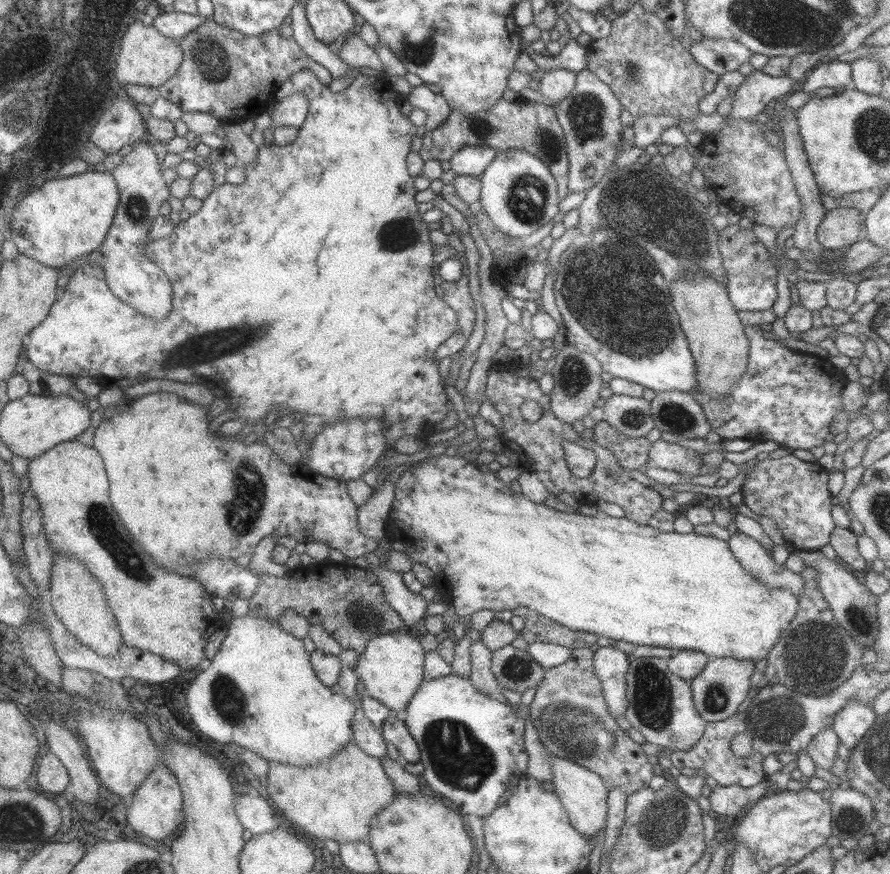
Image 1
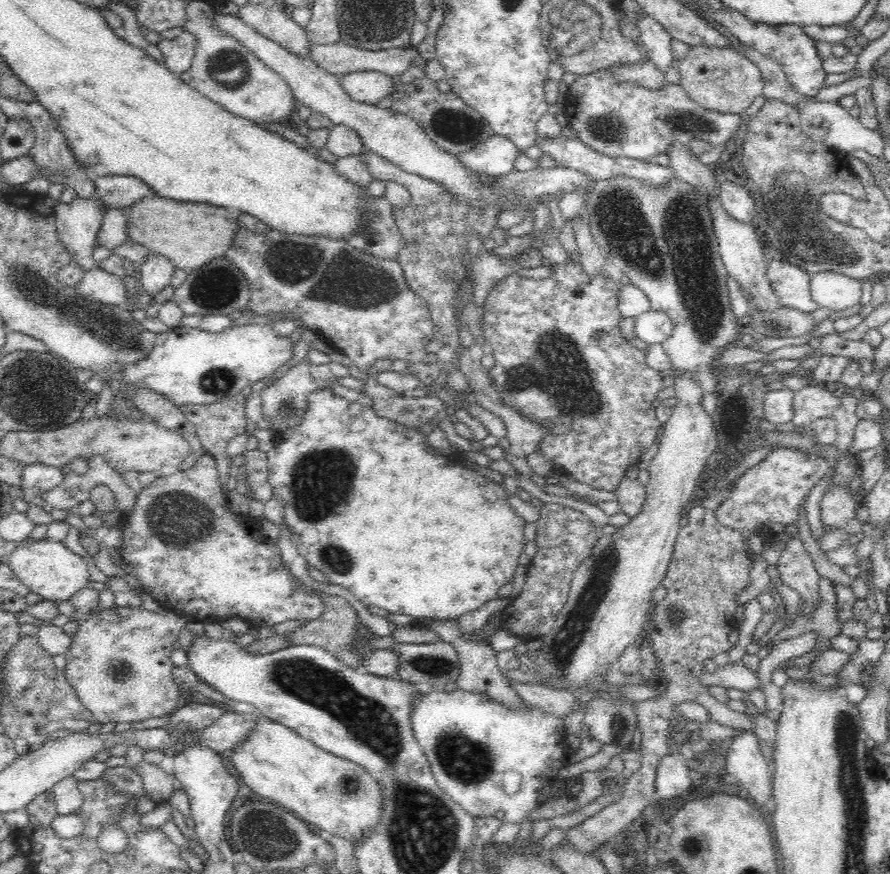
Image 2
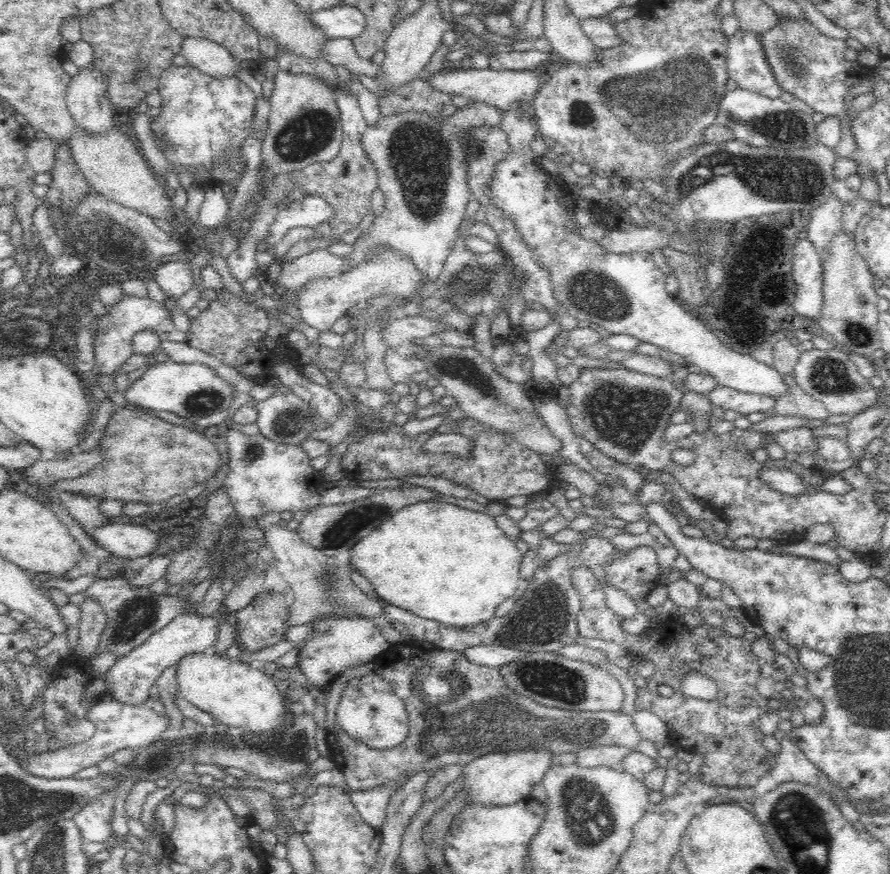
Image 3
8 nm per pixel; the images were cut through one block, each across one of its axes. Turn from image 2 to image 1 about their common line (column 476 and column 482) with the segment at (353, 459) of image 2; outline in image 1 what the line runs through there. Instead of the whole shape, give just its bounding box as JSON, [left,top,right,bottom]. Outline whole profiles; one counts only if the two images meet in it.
[388,455,799,663]

